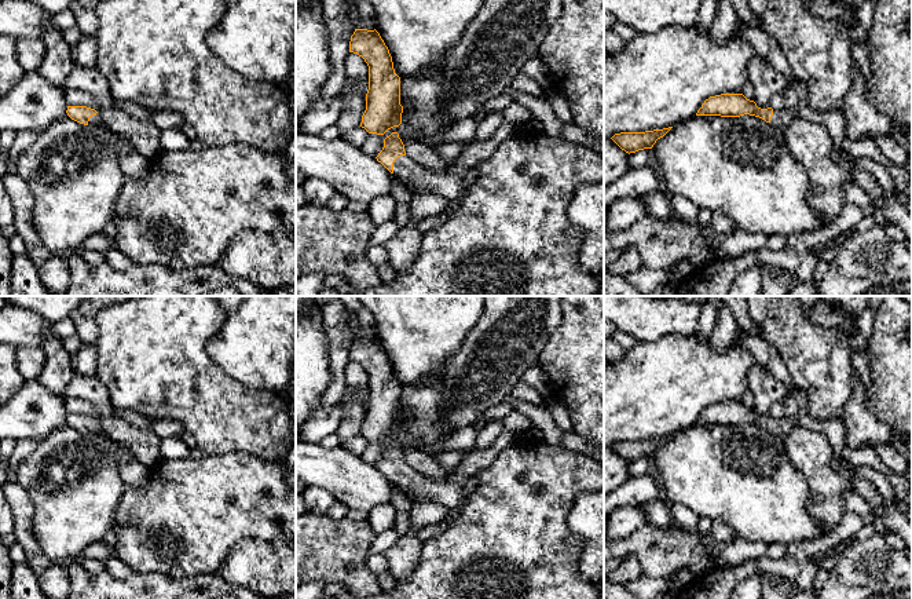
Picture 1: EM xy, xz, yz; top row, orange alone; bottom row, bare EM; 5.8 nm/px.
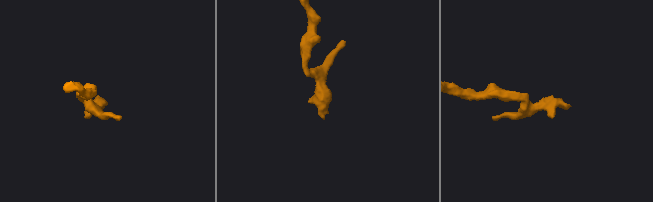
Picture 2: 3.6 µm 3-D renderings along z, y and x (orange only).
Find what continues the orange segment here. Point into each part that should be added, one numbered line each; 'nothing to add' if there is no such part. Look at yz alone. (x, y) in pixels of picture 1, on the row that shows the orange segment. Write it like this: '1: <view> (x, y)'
1: yz (780, 119)

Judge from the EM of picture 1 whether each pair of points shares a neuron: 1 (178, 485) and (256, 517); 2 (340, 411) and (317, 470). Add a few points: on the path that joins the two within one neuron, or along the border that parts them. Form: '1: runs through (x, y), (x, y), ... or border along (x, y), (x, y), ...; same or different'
1: runs through (197, 504), (237, 506); same
2: border along (310, 442), (318, 444); different

